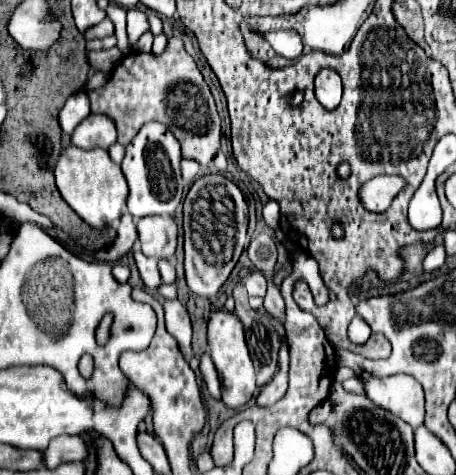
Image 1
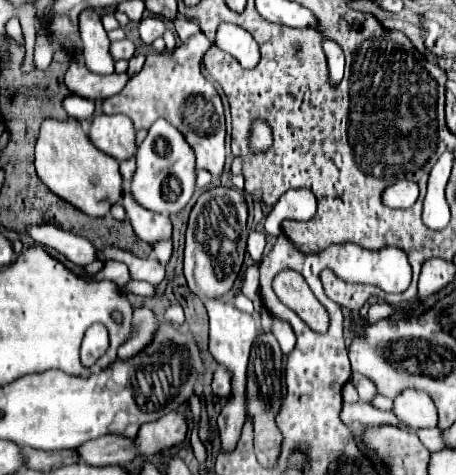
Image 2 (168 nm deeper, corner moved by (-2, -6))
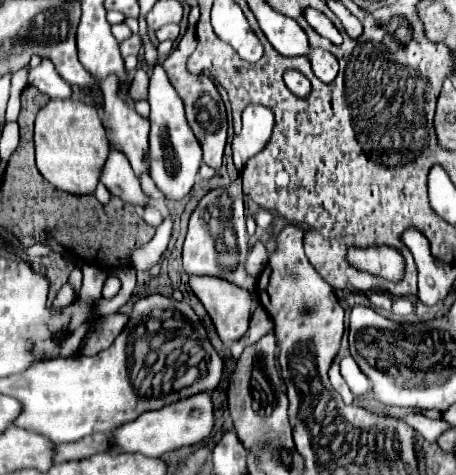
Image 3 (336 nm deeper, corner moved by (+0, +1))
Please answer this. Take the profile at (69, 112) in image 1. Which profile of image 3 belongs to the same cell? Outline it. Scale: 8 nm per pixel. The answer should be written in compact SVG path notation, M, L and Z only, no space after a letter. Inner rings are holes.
M42 58L42 62L36 68L30 68L28 82L54 100L72 96L72 88L58 76L58 72L54 70L54 64L46 58Z

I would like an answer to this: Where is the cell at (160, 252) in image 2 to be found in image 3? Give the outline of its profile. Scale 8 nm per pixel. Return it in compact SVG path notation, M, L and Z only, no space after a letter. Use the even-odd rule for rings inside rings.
M146 206L142 216L144 216L144 220L146 220L150 226L154 226L154 228L158 228L158 226L162 224L162 220L164 220L162 212L160 212L156 206Z

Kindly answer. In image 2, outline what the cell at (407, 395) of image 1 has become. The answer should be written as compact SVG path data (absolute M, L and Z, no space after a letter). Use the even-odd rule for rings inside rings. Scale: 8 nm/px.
M406 389L394 399L394 413L410 427L436 427L436 407L424 391Z

